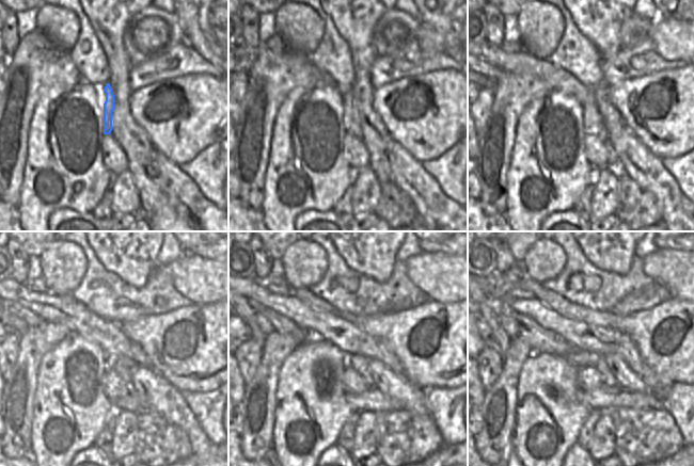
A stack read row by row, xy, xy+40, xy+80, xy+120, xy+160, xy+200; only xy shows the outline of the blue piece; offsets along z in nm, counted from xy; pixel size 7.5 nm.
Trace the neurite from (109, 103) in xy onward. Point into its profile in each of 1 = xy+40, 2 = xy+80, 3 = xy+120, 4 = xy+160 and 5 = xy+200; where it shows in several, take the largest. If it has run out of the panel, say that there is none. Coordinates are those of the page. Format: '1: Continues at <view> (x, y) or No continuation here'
1: Continues at xy+40 (350, 119)
2: Continues at xy+80 (594, 125)
3: Continues at xy+120 (123, 366)
4: Continues at xy+160 (360, 364)
5: Continues at xy+200 (609, 381)

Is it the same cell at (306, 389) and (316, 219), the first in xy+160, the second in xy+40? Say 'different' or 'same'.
different

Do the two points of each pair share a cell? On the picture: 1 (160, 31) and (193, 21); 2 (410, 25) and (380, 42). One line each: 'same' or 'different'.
1: different
2: same

